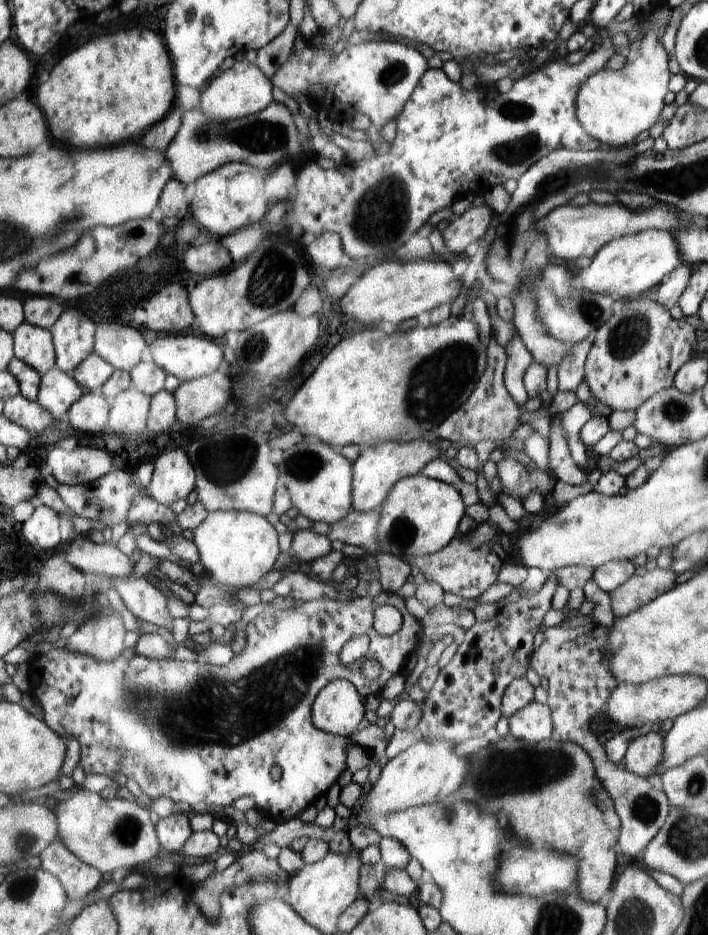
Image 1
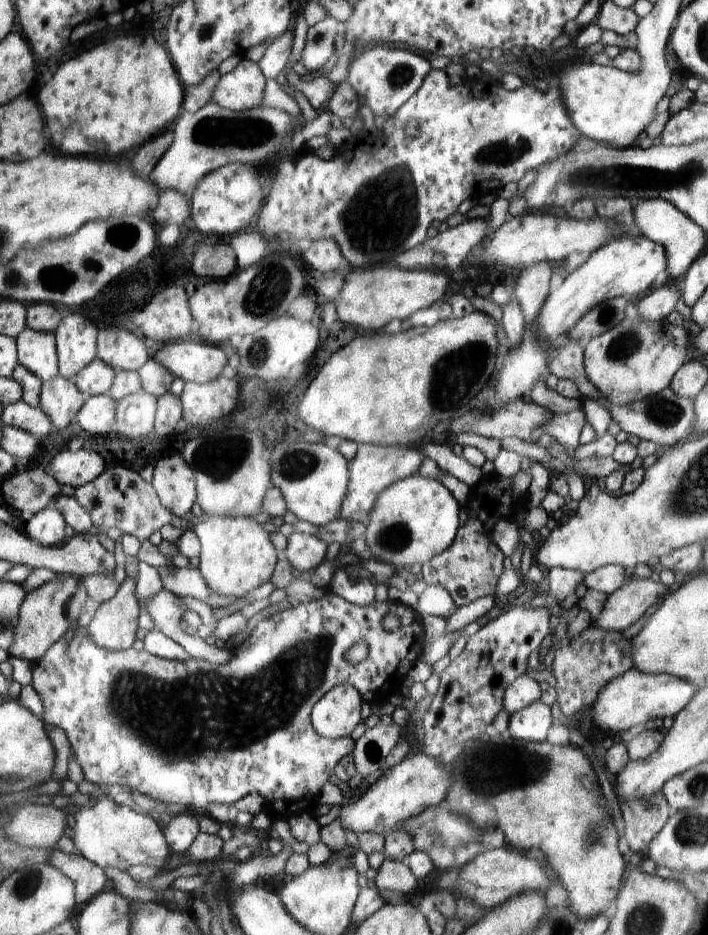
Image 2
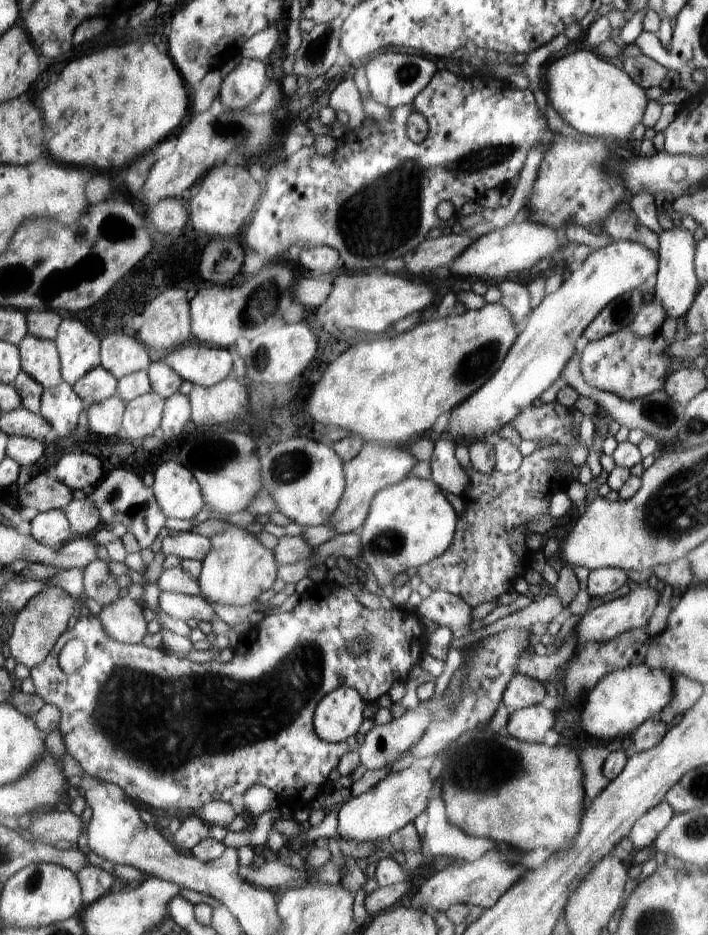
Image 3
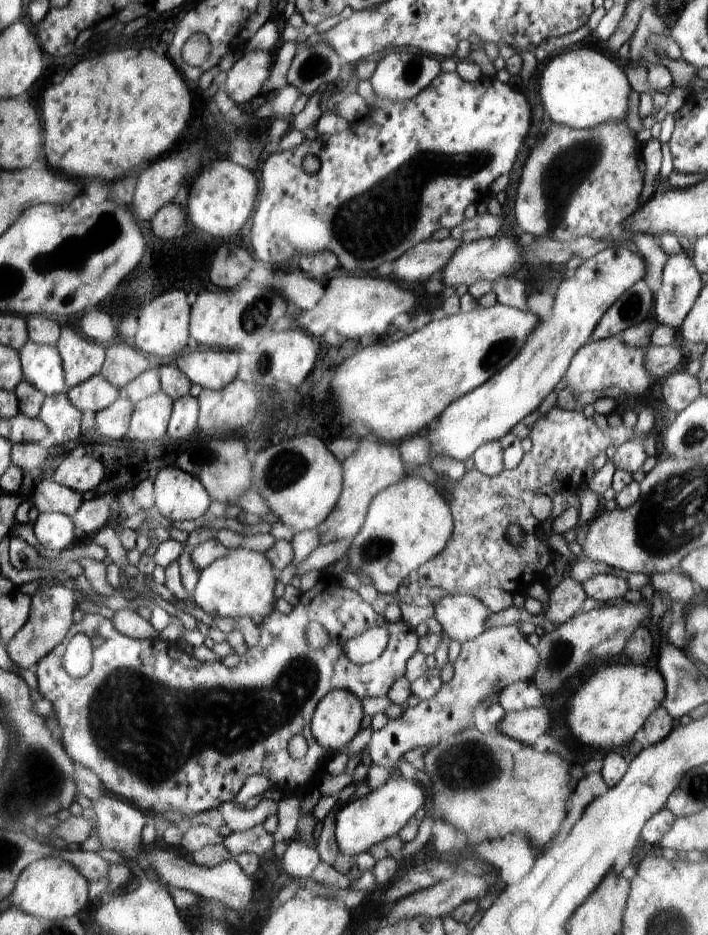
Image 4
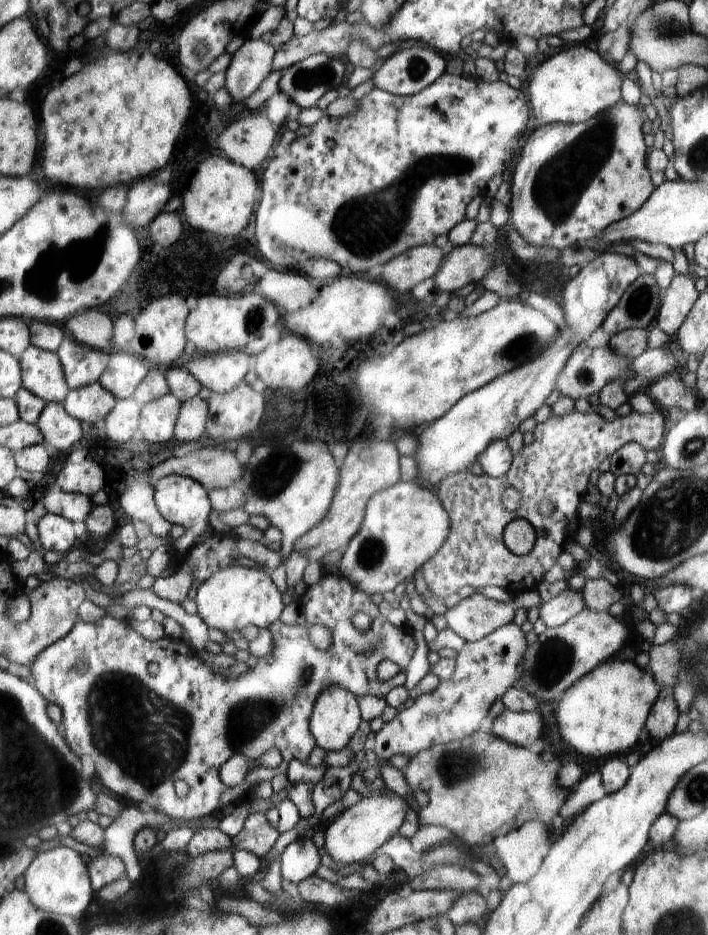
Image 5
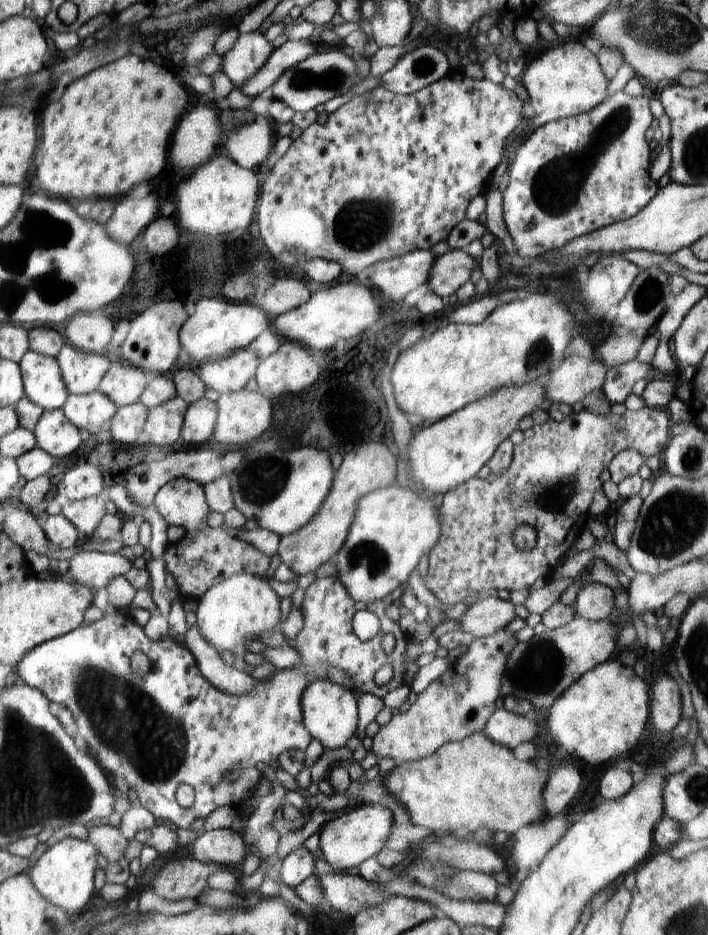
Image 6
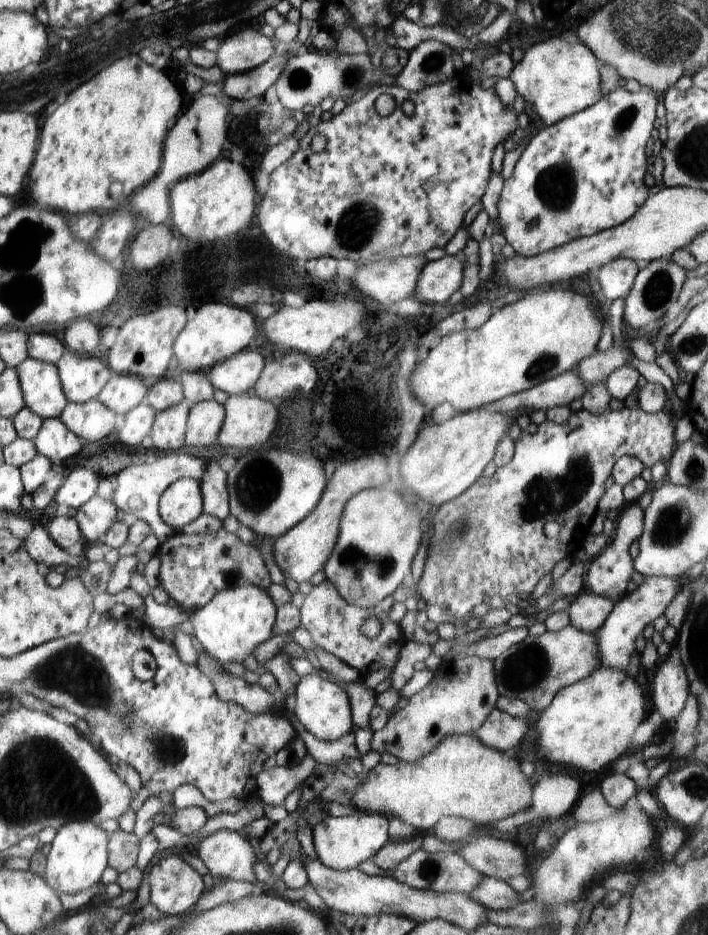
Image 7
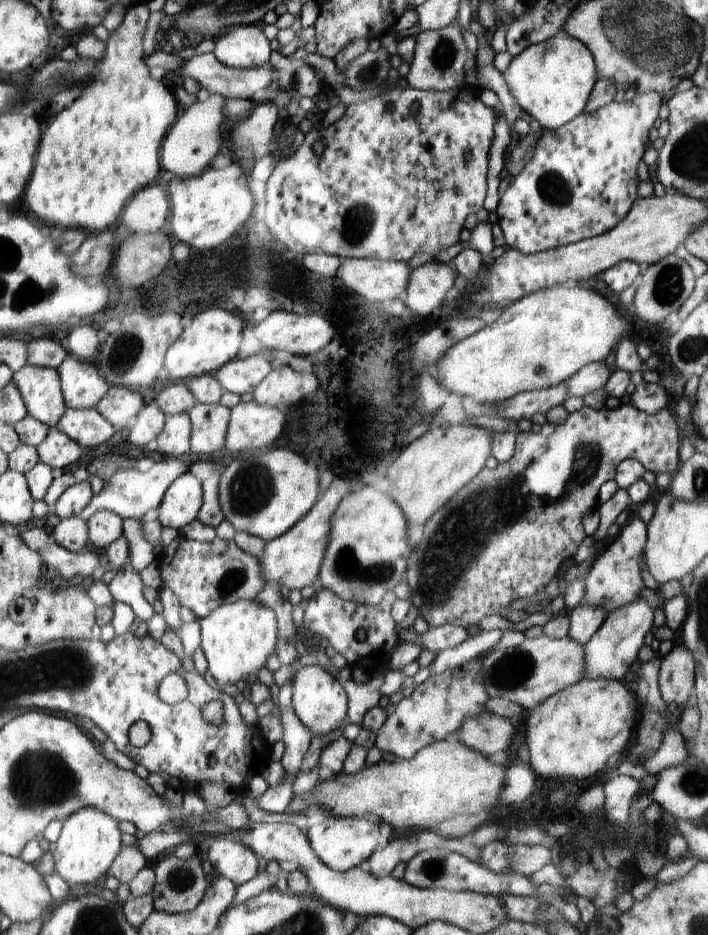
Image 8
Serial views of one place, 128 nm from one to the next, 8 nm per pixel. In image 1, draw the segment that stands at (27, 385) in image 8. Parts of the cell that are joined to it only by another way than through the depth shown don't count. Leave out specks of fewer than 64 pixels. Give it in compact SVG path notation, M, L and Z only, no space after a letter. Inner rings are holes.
M22 324L14 333L16 354L42 374L58 367L57 345L50 329Z

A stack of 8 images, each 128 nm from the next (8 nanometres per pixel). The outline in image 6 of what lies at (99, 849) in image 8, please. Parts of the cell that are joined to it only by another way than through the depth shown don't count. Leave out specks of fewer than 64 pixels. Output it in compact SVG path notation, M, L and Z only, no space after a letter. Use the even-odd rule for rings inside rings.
M67 836L40 857L31 871L32 880L42 896L46 896L46 900L78 916L96 894L96 868L99 866L97 854L101 854L100 850L89 839Z

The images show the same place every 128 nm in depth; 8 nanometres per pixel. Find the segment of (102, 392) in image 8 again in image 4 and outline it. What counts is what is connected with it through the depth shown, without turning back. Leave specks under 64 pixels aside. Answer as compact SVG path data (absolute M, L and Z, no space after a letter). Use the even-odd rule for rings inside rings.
M64 326L59 342L68 384L71 389L98 376L105 367L107 347L86 338L82 332Z

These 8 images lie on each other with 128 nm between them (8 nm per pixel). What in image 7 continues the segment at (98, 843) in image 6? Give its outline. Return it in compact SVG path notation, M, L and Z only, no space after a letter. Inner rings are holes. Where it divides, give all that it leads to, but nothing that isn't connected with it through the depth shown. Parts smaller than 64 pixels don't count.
M113 826L110 839L110 864L119 874L134 868L140 854L141 838L134 832L125 832Z

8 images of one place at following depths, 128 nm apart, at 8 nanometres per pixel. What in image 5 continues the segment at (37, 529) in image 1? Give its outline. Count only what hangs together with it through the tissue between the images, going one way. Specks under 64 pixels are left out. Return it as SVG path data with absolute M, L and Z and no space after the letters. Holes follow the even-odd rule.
M46 513L38 524L44 551L70 552L77 546L77 525L56 513Z

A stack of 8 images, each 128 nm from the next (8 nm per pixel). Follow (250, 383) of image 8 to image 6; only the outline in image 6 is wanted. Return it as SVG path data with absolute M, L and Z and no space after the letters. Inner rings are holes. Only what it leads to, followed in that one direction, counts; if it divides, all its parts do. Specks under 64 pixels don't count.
M238 350L232 356L205 361L196 367L209 388L226 395L244 389L246 382L254 378L256 366L258 358L254 352Z

